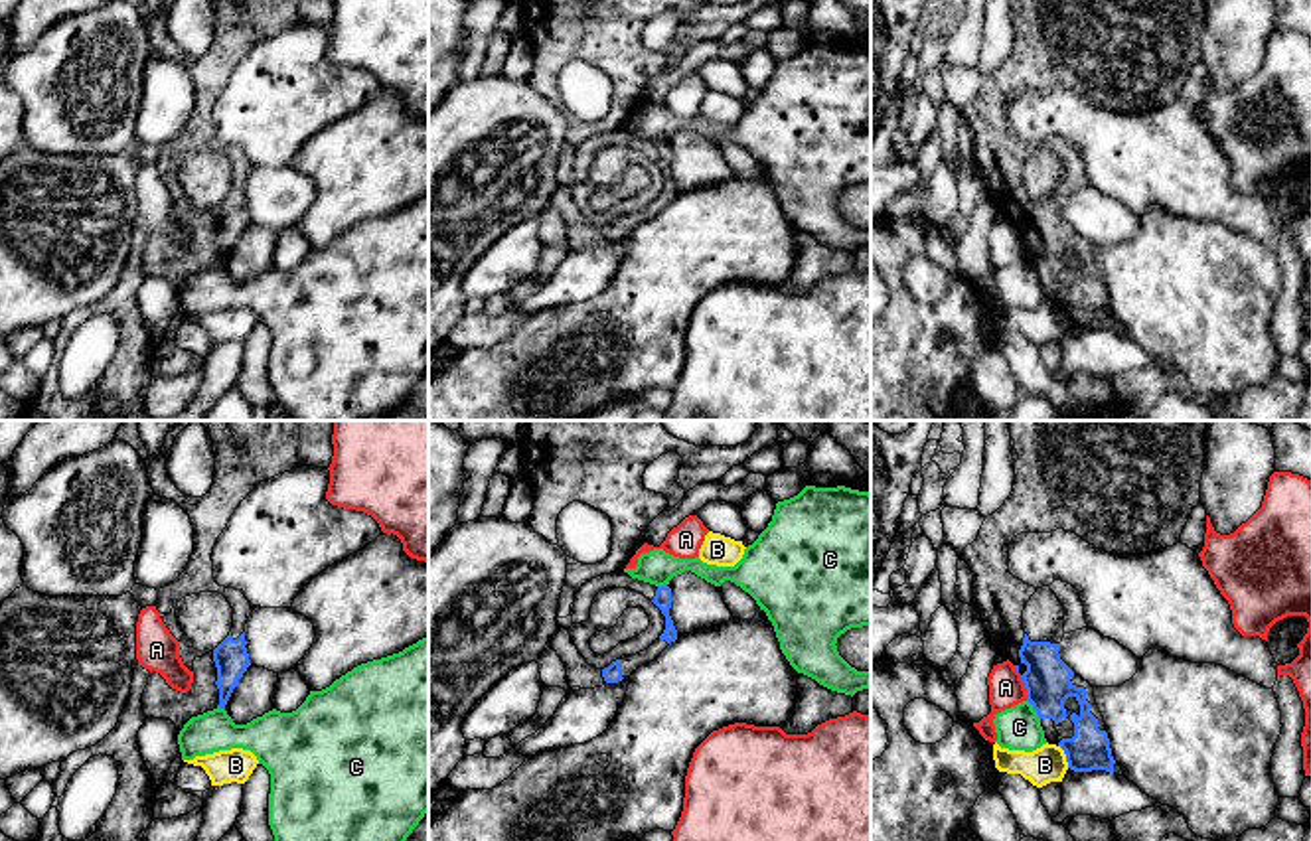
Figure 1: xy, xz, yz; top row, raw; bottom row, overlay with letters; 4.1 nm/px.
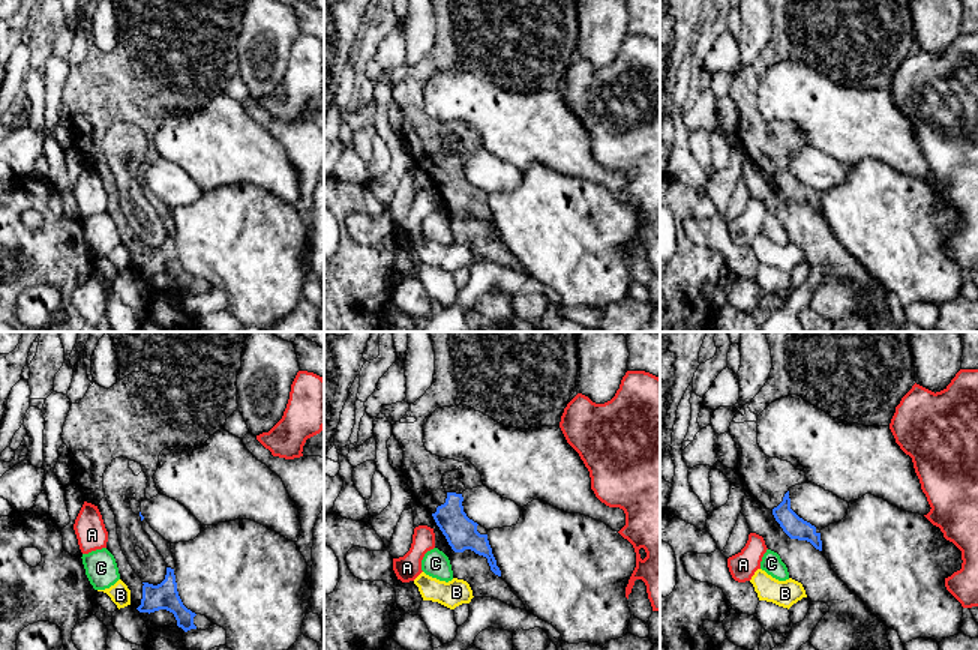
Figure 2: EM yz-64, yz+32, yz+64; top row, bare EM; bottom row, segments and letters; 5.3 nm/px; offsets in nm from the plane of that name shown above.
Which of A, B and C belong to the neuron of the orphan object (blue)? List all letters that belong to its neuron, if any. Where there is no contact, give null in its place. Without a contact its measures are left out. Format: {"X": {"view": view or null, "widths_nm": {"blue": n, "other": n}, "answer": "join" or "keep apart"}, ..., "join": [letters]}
{"A": {"view": "yz", "widths_nm": {"blue": 190, "other": 140}, "answer": "keep apart"}, "B": {"view": "yz", "widths_nm": {"blue": 170, "other": 150}, "answer": "keep apart"}, "C": {"view": "yz", "widths_nm": {"blue": 190, "other": 180}, "answer": "keep apart"}, "join": []}

